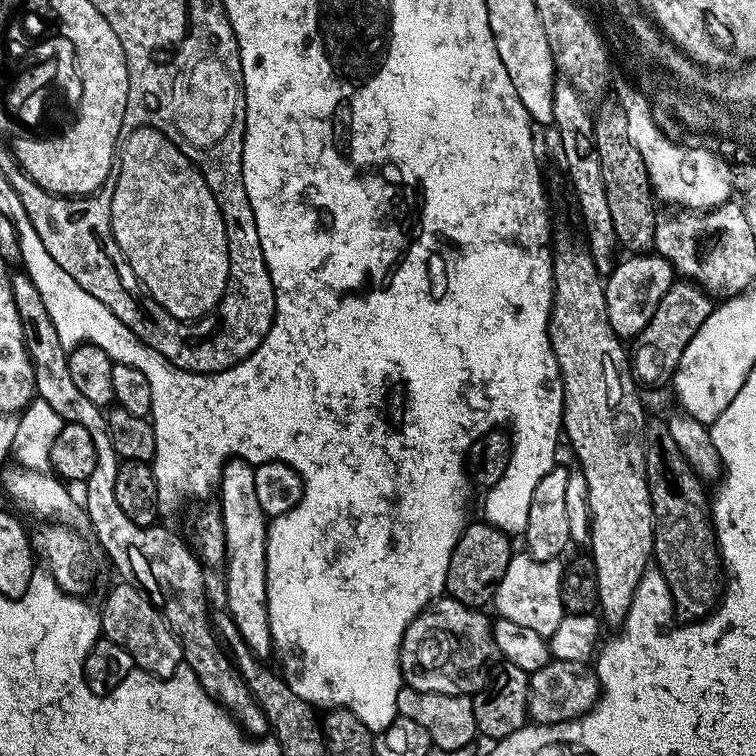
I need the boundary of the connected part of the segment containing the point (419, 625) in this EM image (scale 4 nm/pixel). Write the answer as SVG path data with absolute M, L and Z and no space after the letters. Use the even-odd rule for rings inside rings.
M451 598L433 600L404 632L400 647L403 683L414 690L455 696L472 696L485 687L498 653L492 639L492 624L484 614Z

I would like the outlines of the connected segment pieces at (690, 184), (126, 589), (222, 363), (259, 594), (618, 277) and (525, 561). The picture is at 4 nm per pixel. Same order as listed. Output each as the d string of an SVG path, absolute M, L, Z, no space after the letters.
M643 94L623 97L622 103L626 110L626 127L630 130L630 138L634 146L638 146L638 154L642 154L642 162L646 162L646 170L650 174L652 190L657 201L676 204L680 210L707 210L729 203L733 199L734 189L731 184L732 164L715 151L707 152L704 148L691 148L688 144L675 144L662 129L656 125L649 97Z
M116 582L98 611L103 639L118 642L118 646L130 654L133 665L139 671L163 678L172 676L174 670L182 667L184 651L180 639L172 633L172 627L164 621L159 608L133 584Z
M248 224L232 226L232 245L228 247L228 291L220 300L220 303L199 320L175 320L164 308L158 316L158 328L170 336L174 336L176 346L170 350L168 360L176 368L187 372L225 372L228 368L234 368L240 361L245 360L249 354L264 341L264 335L270 330L272 320L276 316L276 291L270 278L270 270L262 263L260 243L258 242L258 230L248 228Z
M232 456L220 471L218 518L224 527L224 600L226 611L232 617L238 634L253 654L261 658L273 655L272 627L268 617L268 591L266 590L266 554L268 553L269 517L264 515L254 490L255 467L249 460Z
M649 250L643 254L628 254L617 263L616 269L604 280L606 294L606 318L610 318L610 330L621 338L635 338L646 330L646 322L654 318L662 294L674 283L674 269L666 258Z
M527 554L513 555L510 566L506 566L506 574L502 574L494 608L500 611L503 619L518 622L518 626L527 626L534 630L534 634L551 638L554 630L558 630L558 622L566 614L560 597L560 579L563 578L564 567L559 559L536 560Z

